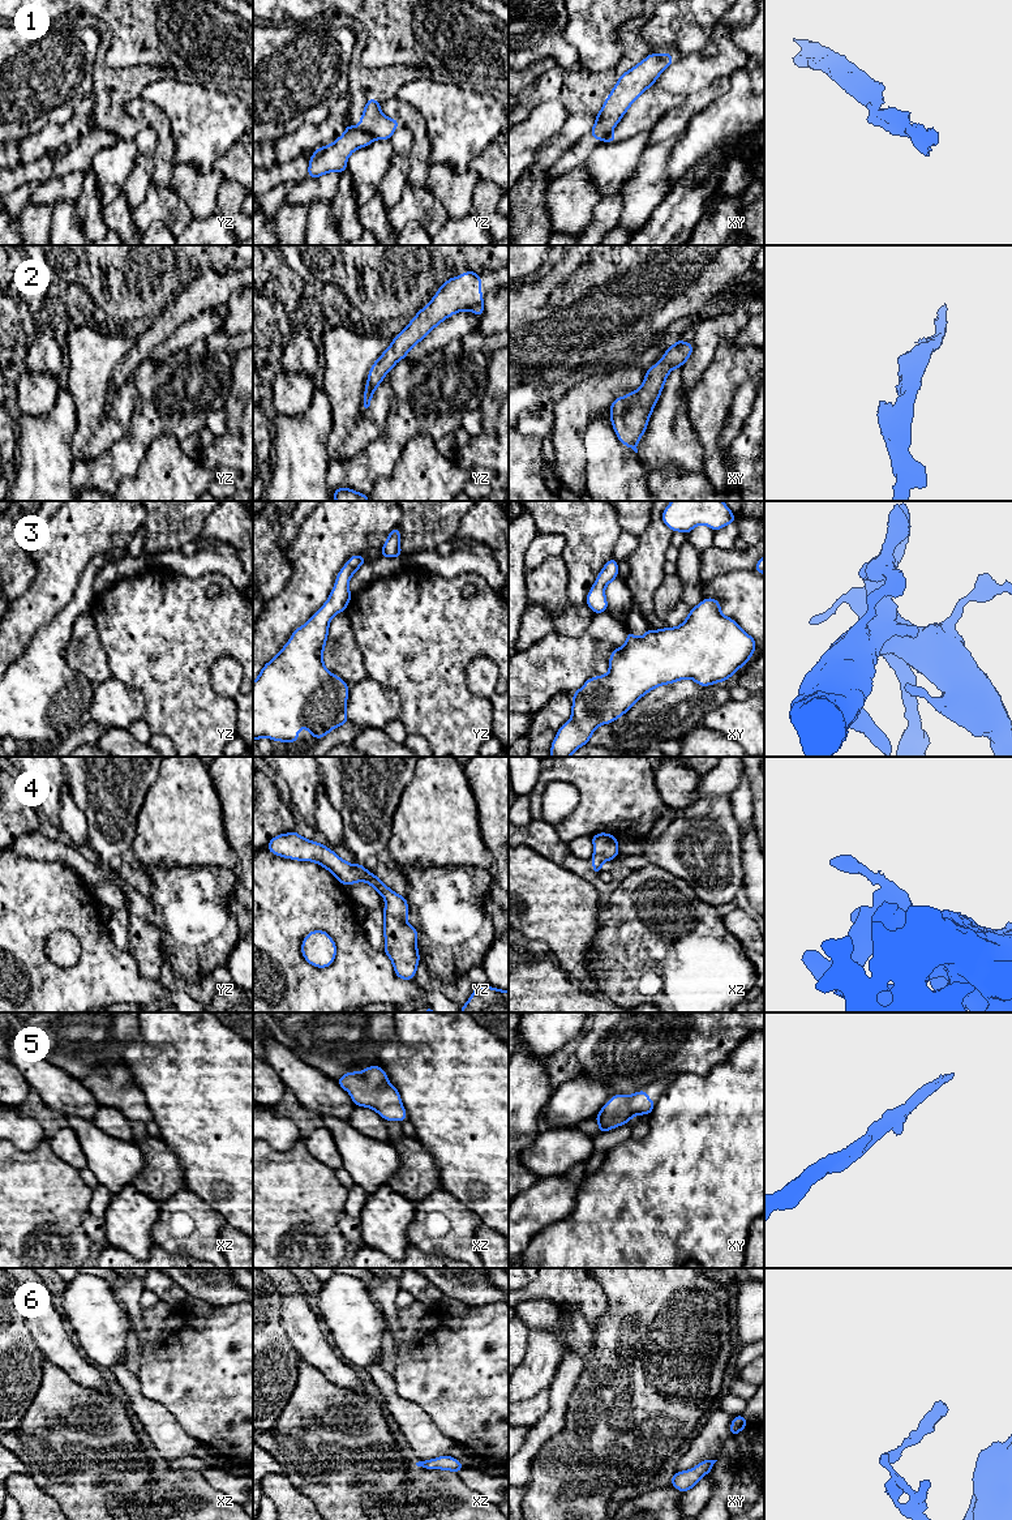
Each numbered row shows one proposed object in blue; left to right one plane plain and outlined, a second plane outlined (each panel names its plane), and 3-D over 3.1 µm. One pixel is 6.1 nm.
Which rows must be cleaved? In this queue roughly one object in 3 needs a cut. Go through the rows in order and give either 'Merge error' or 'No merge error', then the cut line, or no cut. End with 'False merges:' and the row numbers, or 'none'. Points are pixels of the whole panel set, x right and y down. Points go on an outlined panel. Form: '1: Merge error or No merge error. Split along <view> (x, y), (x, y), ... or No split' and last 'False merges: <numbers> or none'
1: Merge error. Split along yz (361, 128), (374, 138)
2: No merge error. No split
3: No merge error. No split
4: No merge error. No split
5: No merge error. No split
6: No merge error. No split
False merges: 1

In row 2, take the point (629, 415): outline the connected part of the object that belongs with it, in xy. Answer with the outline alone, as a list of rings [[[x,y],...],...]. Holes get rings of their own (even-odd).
[[[678,339],[662,359],[646,371],[642,386],[613,401],[610,423],[619,442],[638,453],[638,442],[647,429],[651,414],[661,395],[668,374],[689,360],[694,346]]]

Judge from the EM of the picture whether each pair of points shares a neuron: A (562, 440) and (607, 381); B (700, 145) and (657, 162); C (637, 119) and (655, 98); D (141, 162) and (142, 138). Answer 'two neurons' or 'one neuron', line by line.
A: one neuron
B: two neurons
C: one neuron
D: one neuron

